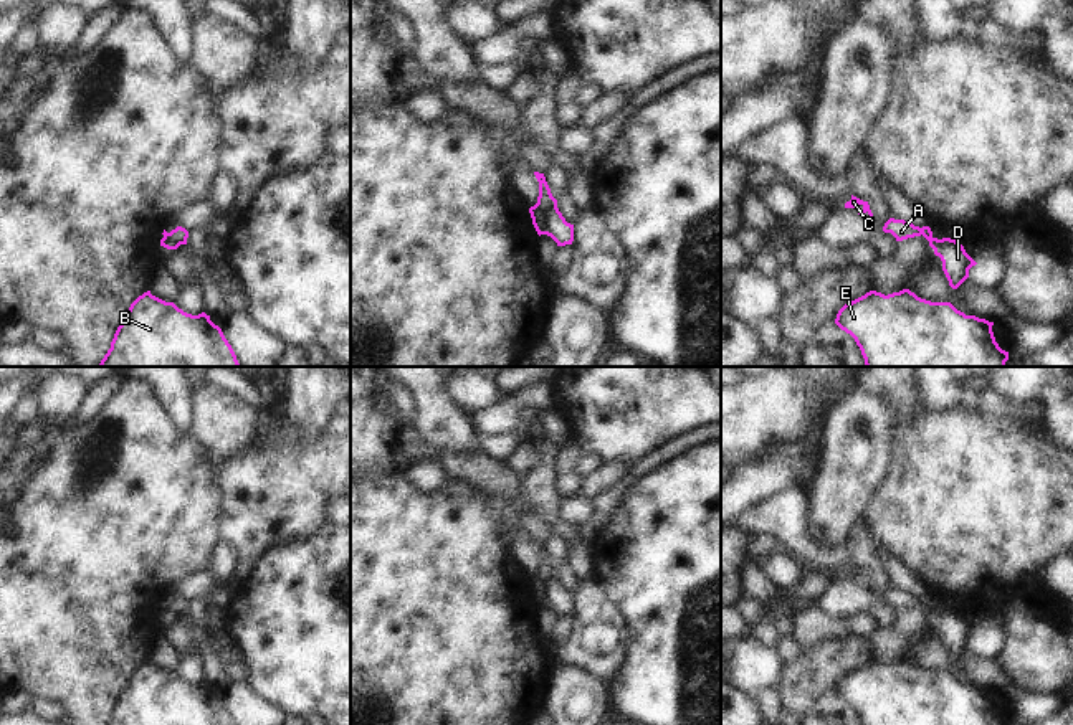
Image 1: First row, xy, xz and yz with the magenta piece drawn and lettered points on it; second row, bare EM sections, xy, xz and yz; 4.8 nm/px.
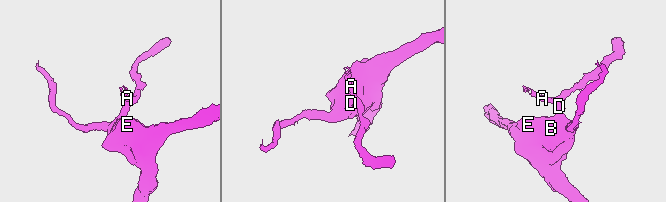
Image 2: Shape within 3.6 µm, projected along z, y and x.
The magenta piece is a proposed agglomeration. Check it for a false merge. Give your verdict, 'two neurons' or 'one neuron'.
two neurons

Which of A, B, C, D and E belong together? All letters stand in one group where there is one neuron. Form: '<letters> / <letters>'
A C / B D E

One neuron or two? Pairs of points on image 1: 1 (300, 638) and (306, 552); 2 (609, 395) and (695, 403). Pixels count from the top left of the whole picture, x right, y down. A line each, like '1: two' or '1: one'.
1: one
2: one

